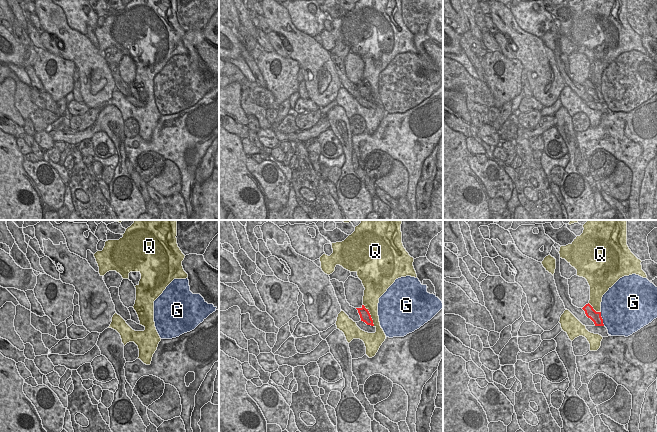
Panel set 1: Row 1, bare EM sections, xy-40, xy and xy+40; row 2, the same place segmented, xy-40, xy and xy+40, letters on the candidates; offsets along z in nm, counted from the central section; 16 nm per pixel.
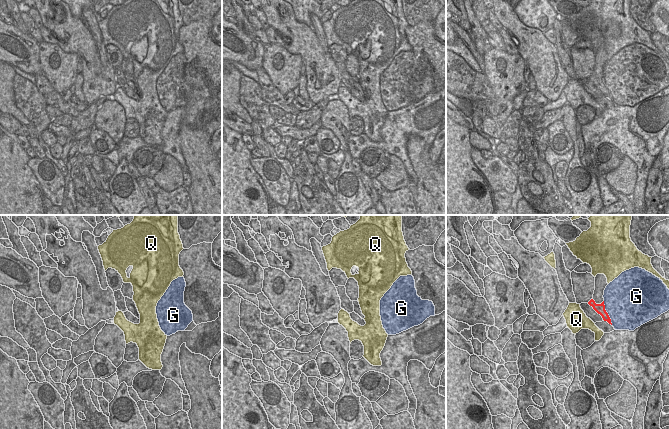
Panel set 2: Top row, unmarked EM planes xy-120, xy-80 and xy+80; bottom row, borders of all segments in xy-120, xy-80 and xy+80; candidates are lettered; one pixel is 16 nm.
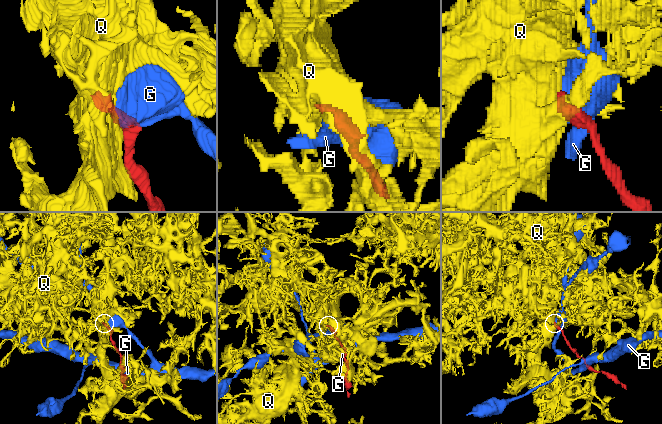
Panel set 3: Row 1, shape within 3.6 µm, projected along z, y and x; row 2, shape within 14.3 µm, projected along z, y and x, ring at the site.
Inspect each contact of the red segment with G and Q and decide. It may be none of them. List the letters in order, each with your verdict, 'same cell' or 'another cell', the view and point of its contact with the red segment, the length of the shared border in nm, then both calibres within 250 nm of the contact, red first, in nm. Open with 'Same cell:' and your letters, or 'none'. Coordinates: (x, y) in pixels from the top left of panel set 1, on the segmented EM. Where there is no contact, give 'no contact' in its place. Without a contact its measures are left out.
Same cell: none
G: another cell; contact xy+40 (602, 319); length 240 nm; calibres 160 and 500 nm
Q: another cell; contact xy (370, 315); length 400 nm; calibres 170 and 260 nm

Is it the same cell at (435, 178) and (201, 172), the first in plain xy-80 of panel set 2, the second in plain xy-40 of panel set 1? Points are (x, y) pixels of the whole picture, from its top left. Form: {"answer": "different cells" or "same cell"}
{"answer": "different cells"}

